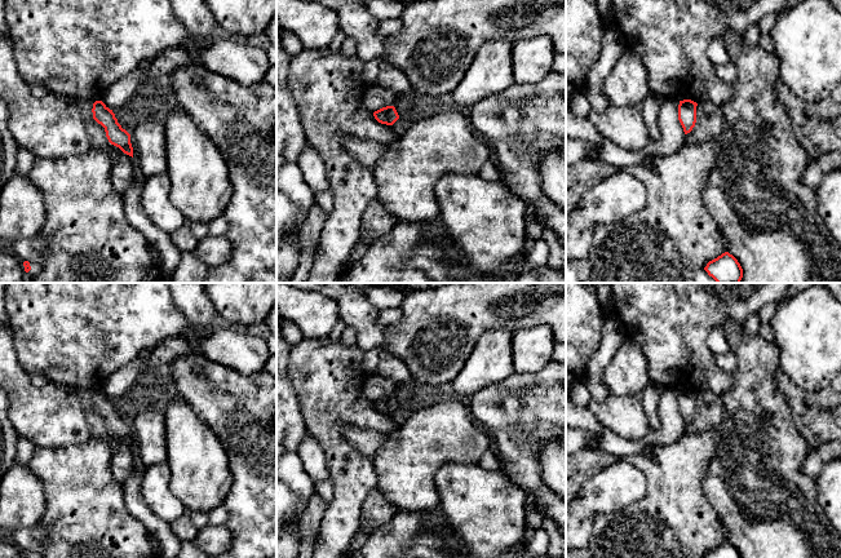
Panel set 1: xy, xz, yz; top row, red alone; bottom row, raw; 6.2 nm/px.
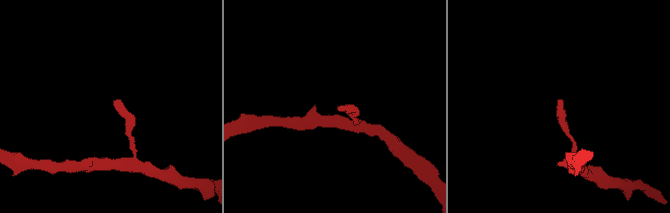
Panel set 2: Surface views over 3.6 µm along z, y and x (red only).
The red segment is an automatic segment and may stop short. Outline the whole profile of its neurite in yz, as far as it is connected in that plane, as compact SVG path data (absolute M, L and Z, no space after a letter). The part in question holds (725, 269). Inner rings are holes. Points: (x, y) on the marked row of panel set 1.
M725 252L717 258L709 261L704 270L717 283L740 283L743 278L743 269L740 264L729 252Z

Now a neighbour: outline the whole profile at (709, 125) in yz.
M709 101L696 106L696 123L692 130L685 134L685 145L717 141L725 132L725 116L721 107Z

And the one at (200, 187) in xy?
M181 106L168 112L164 127L171 202L186 221L208 223L223 214L233 196L226 161Z

